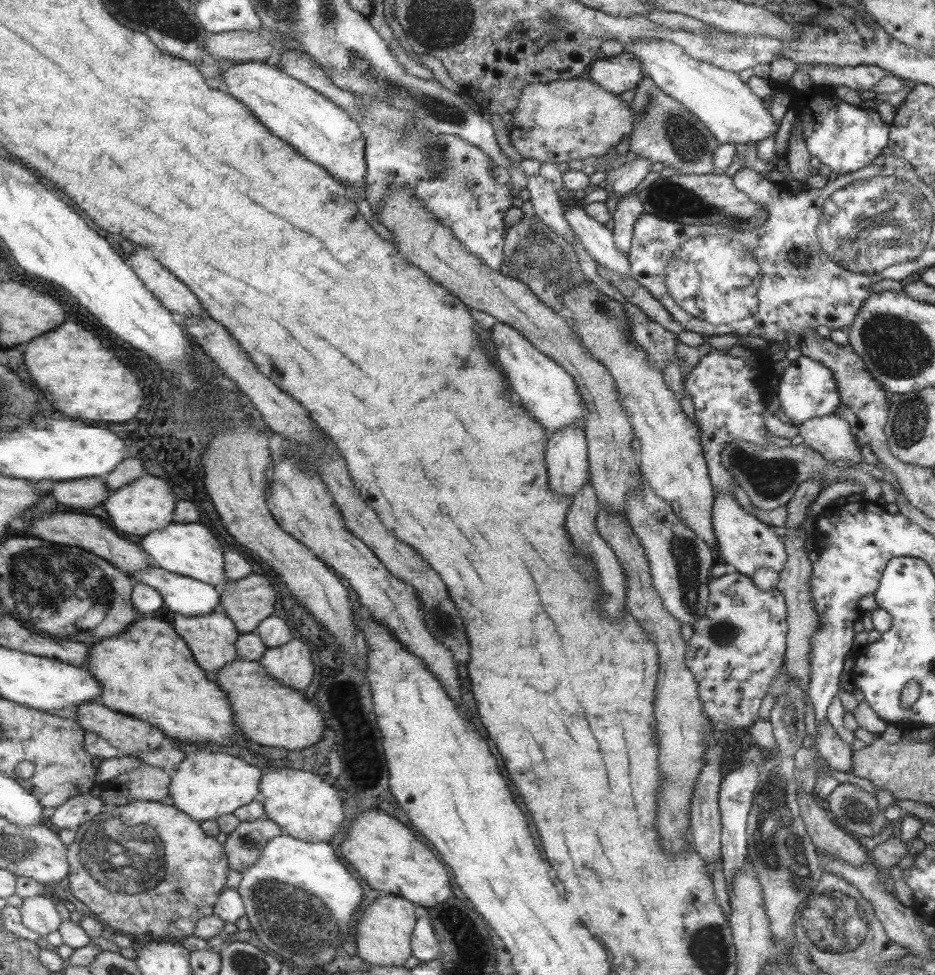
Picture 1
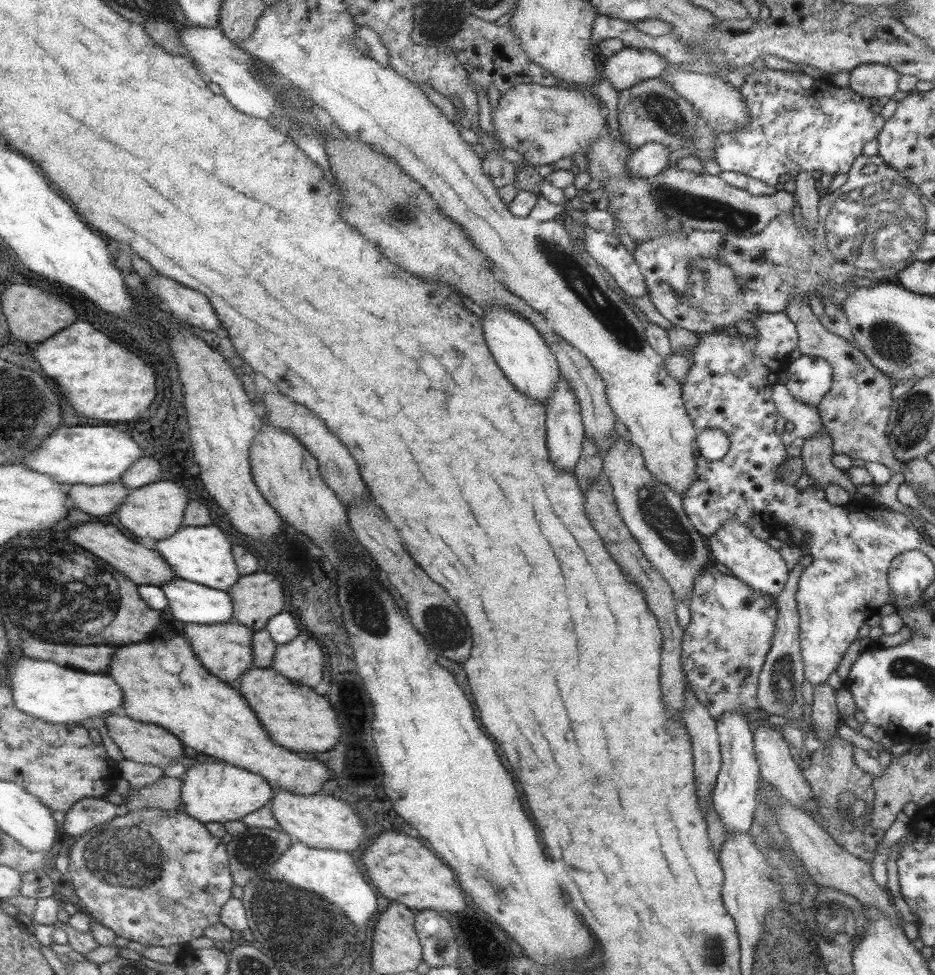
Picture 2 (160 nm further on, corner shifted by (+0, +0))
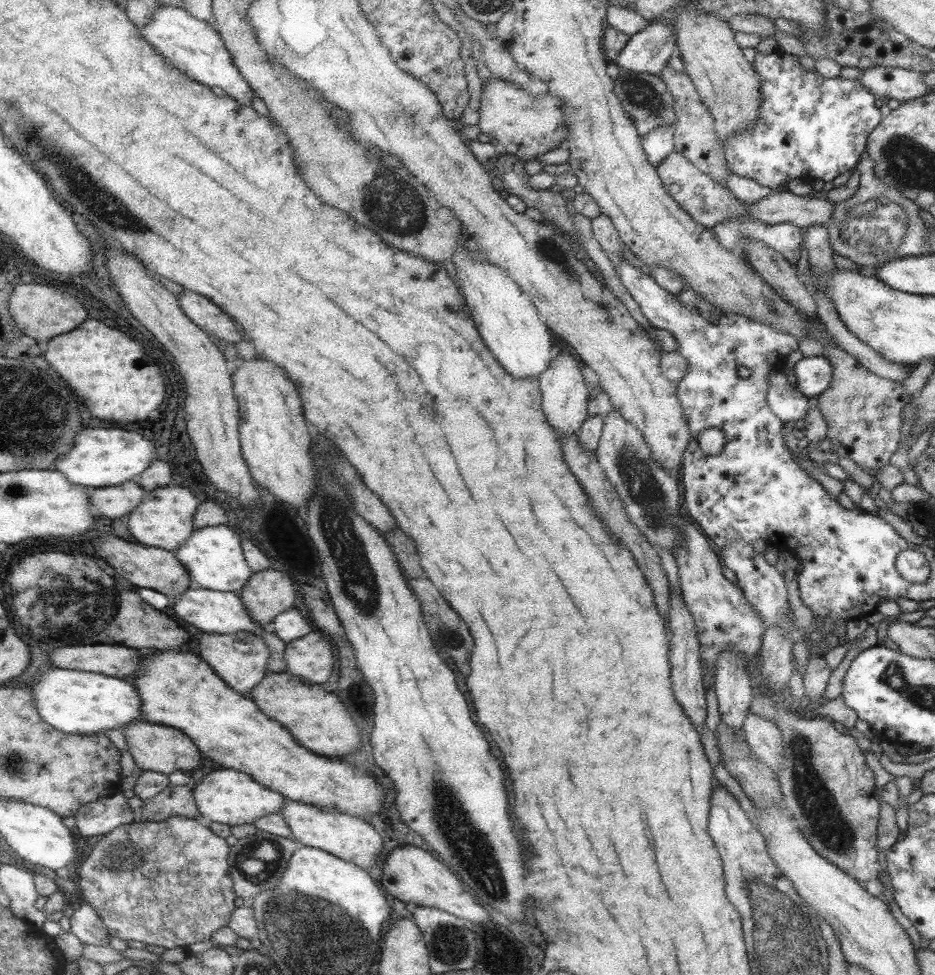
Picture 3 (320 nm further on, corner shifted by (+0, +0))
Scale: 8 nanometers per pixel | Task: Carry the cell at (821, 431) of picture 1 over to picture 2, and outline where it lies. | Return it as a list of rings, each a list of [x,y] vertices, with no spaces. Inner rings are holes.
[[[783,381],[774,385],[771,399],[785,423],[793,424],[793,430],[789,433],[792,438],[808,439],[824,431],[816,407],[792,397]]]

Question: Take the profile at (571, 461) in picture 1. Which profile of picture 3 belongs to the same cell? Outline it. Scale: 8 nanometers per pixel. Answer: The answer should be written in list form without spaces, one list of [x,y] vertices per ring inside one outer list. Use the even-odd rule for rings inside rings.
[[[567,351],[553,353],[545,371],[541,372],[537,379],[543,399],[541,408],[548,424],[556,433],[557,440],[561,440],[567,435],[572,435],[579,430],[581,424],[588,419],[588,390],[584,384],[582,373],[580,372],[580,361],[571,356]]]

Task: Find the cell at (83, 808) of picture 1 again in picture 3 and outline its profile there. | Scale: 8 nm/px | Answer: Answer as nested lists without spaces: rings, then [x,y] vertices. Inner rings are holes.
[[[121,792],[113,797],[85,805],[75,816],[76,834],[83,837],[105,836],[116,828],[133,823],[132,808]]]

